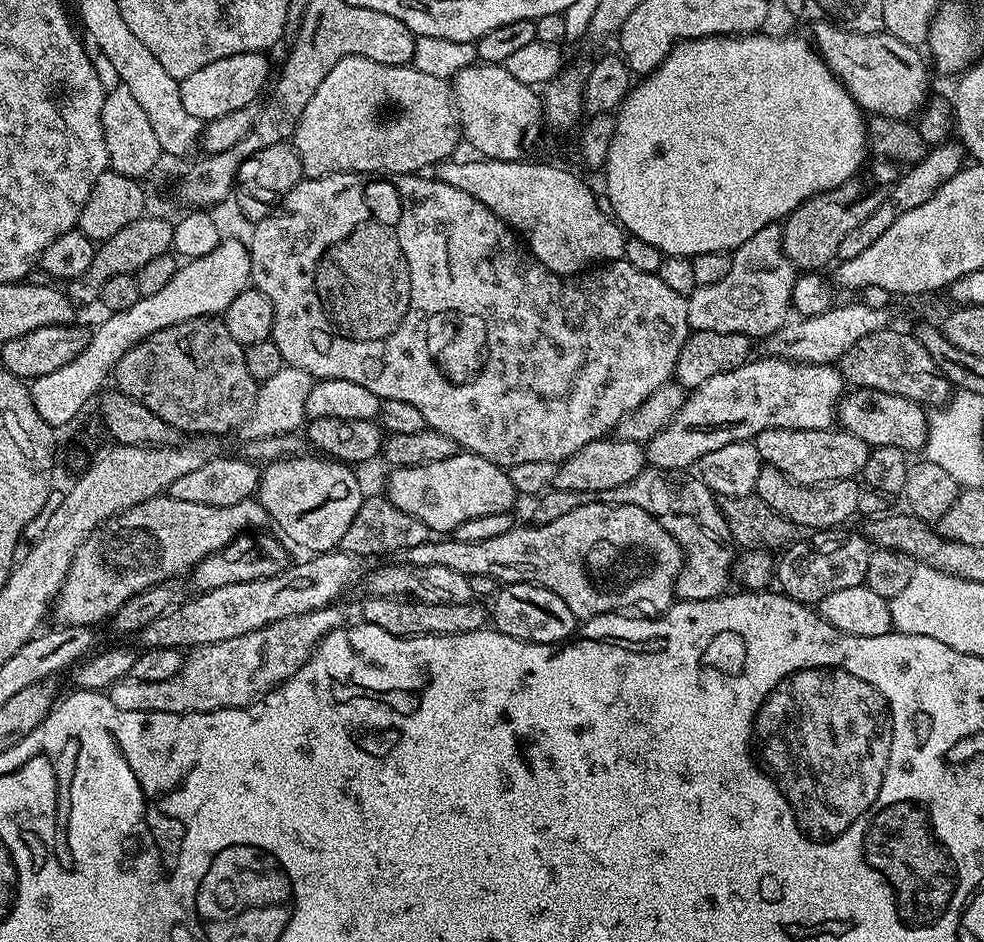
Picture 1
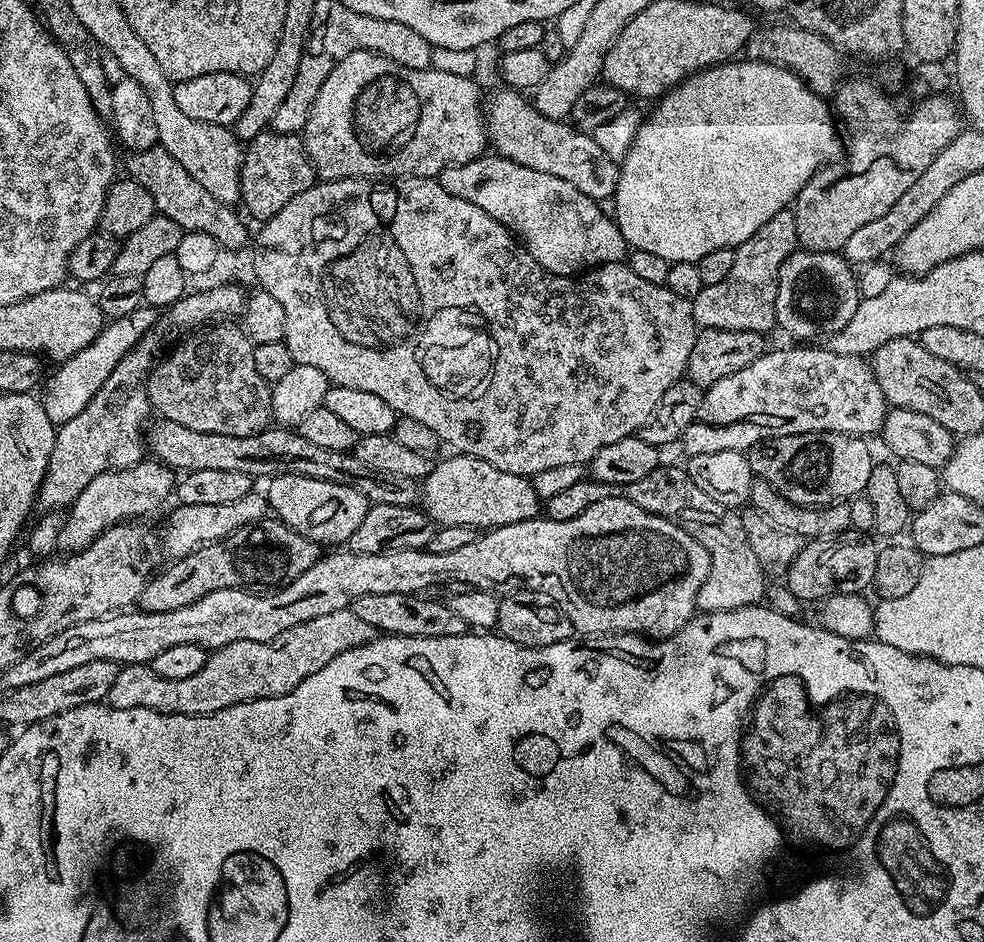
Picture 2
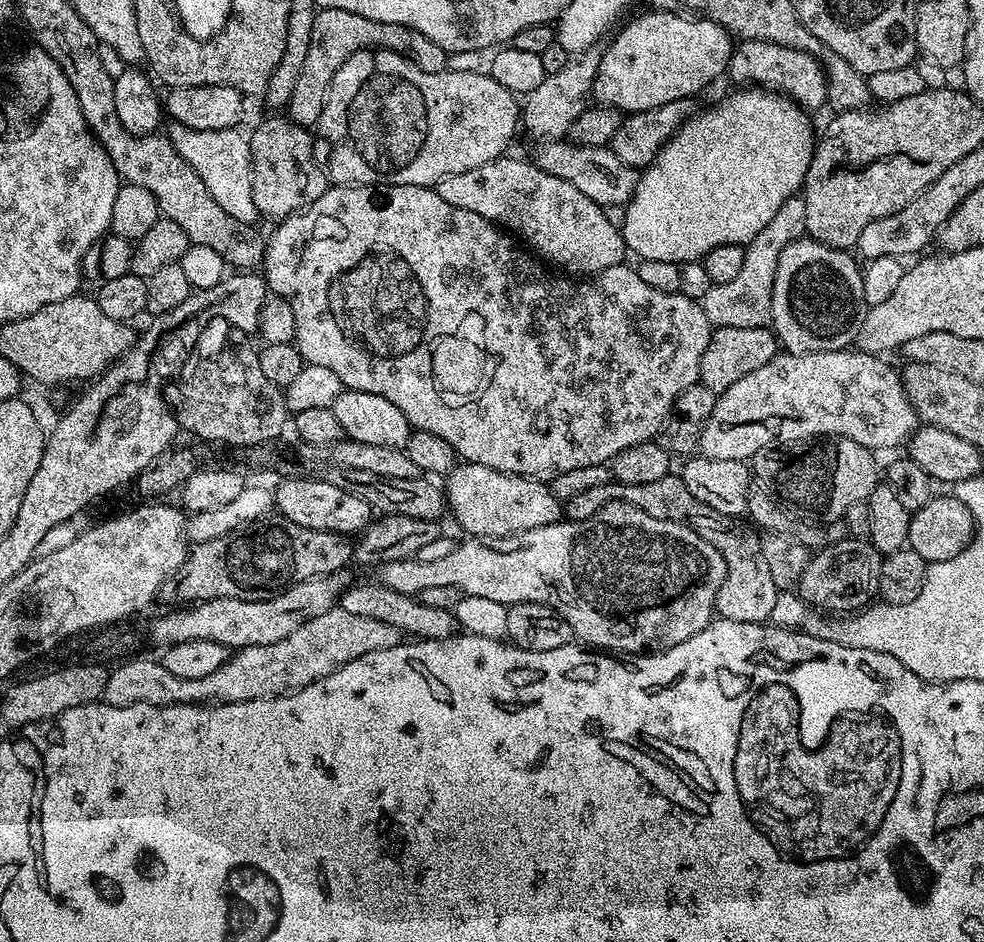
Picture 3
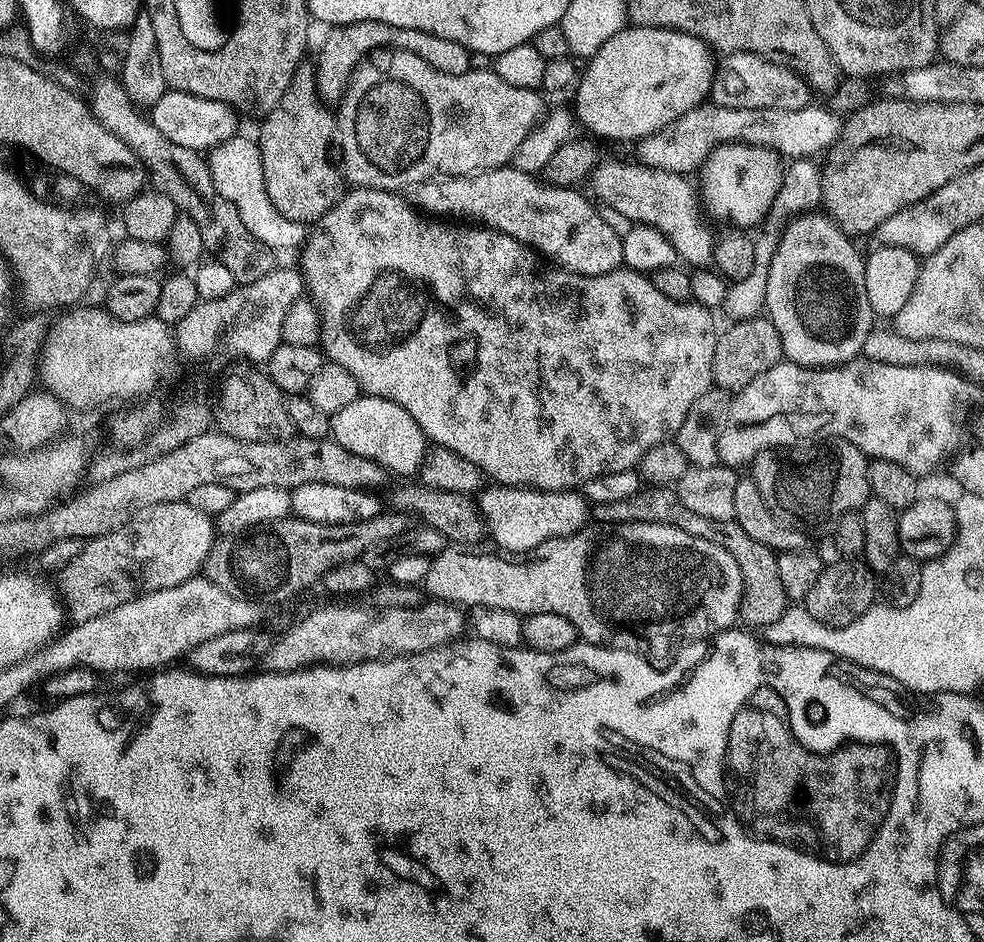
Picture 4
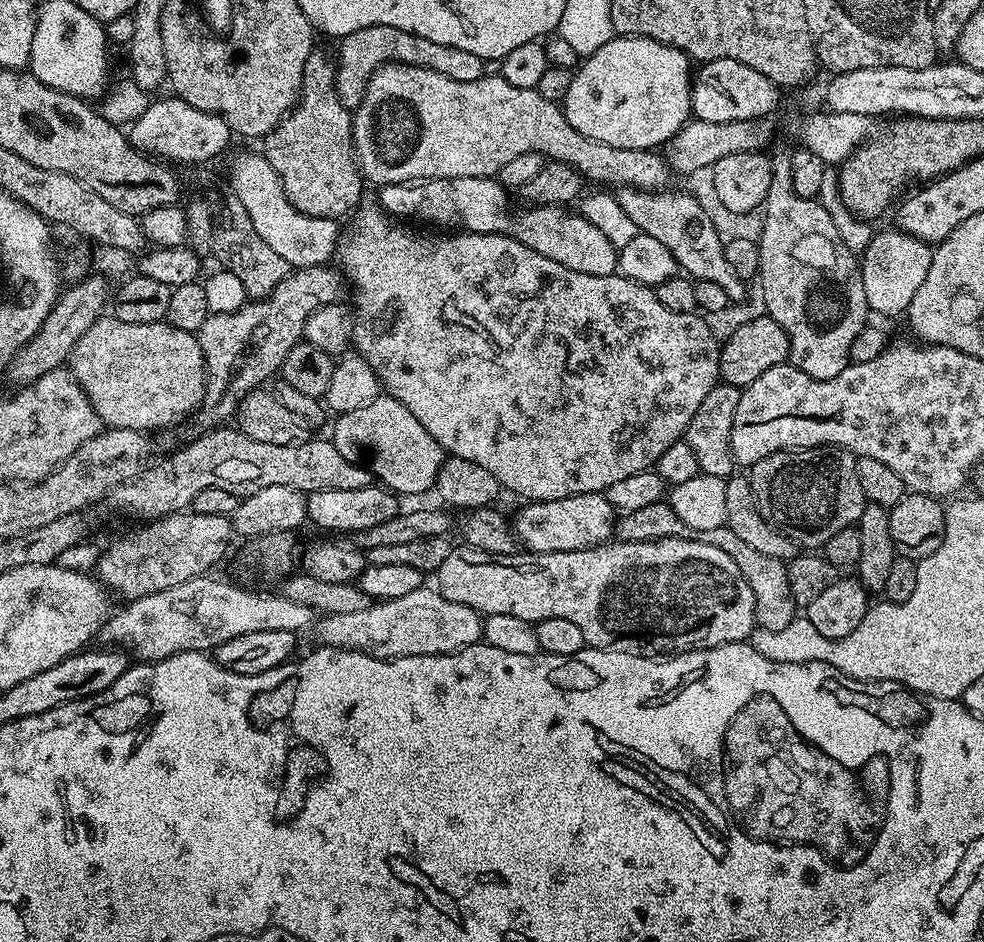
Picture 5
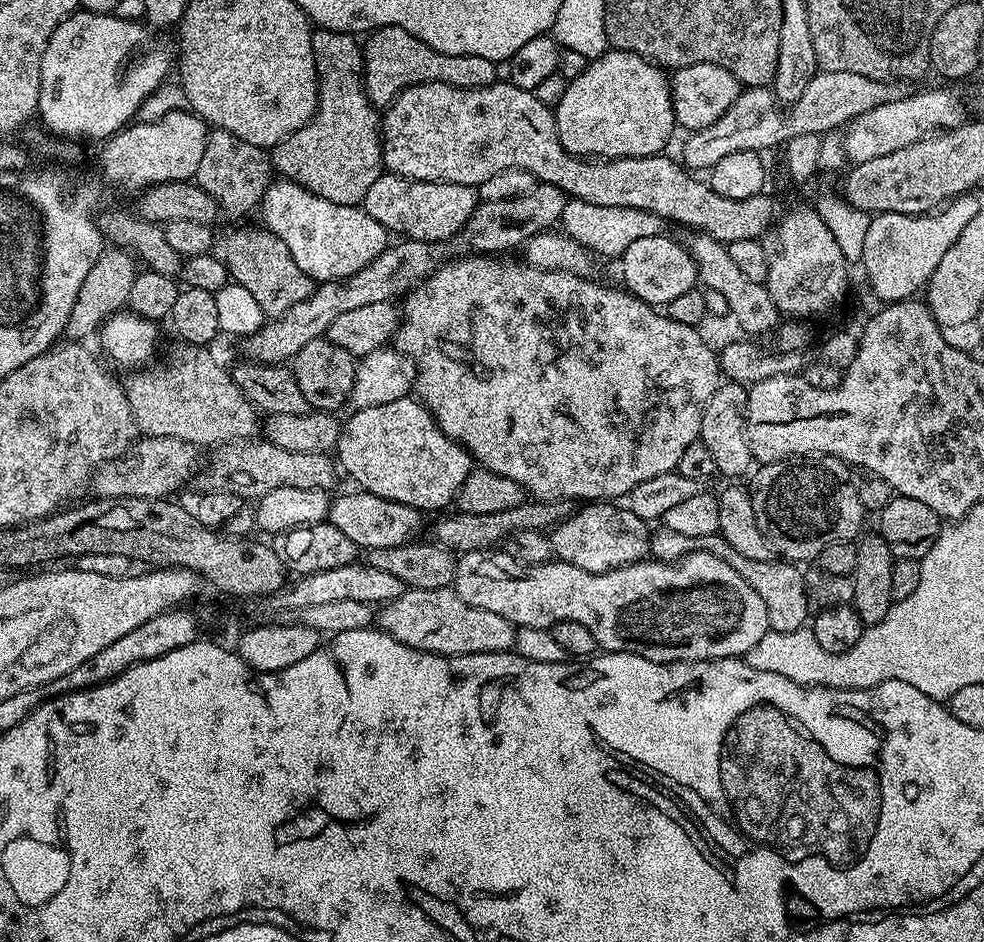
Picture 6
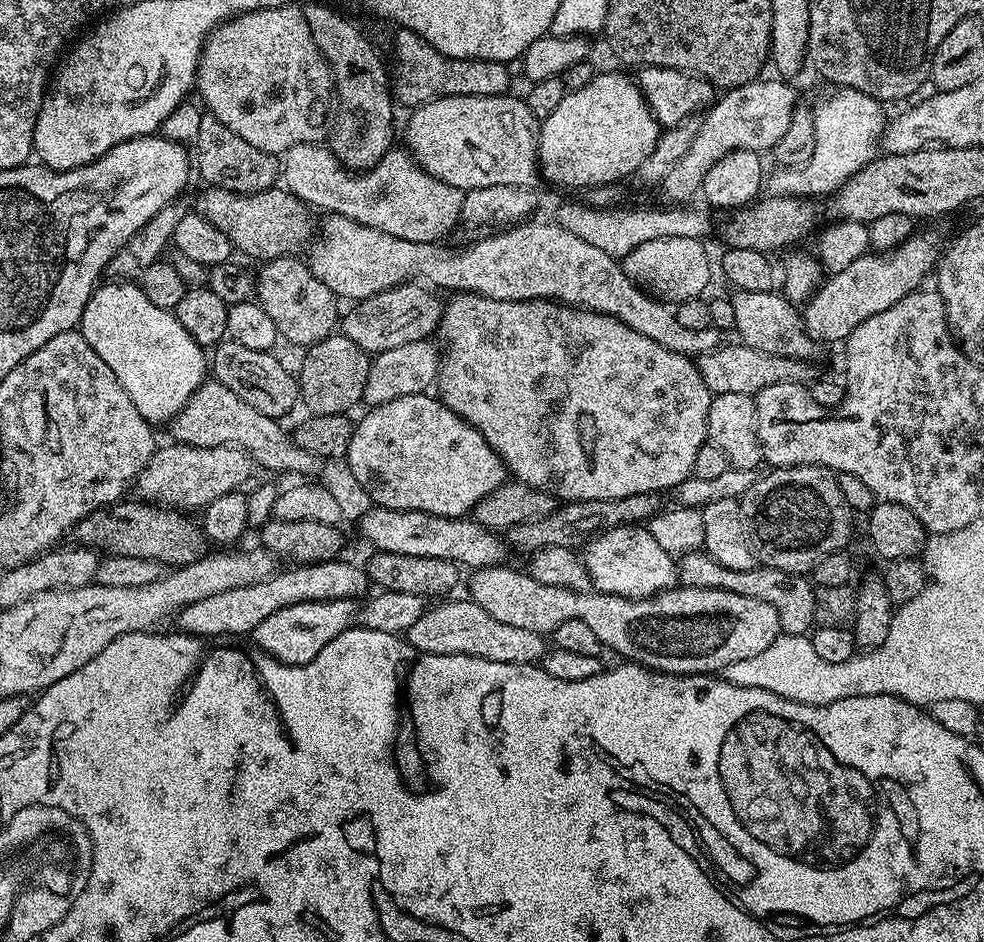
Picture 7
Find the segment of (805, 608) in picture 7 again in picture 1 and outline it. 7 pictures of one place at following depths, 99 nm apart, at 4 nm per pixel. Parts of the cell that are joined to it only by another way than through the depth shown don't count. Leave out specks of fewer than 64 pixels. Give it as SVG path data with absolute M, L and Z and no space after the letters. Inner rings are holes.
M646 466L640 471L638 478L630 478L630 482L626 482L624 486L614 486L614 490L602 490L598 493L571 492L570 490L553 487L535 501L536 509L533 510L530 520L532 524L554 522L558 518L562 518L562 514L570 514L570 510L578 510L578 506L594 503L638 506L642 510L646 510L646 514L655 518L680 543L681 548L684 549L684 565L676 579L676 600L709 600L715 596L725 595L729 591L728 576L730 580L730 573L734 568L732 531L728 525L728 519L724 516L724 511L720 509L717 497L700 481L699 475L678 468Z

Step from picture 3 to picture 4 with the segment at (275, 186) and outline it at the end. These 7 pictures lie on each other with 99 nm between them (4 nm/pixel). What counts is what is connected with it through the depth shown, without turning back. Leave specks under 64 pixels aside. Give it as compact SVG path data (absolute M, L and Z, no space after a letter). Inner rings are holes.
M301 62L294 70L294 78L290 78L290 86L286 86L286 94L282 94L282 98L278 98L278 102L263 117L264 125L260 128L260 136L258 135L258 143L260 145L260 153L262 154L262 178L266 182L266 194L270 194L270 202L274 202L274 210L278 210L278 214L282 214L282 218L290 218L294 222L305 226L311 226L324 217L336 205L337 200L342 195L342 187L340 188L340 180L342 184L342 176L334 165L328 161L328 147L333 147L334 137L336 136L336 118L329 109L321 103L316 94L316 65L312 62Z

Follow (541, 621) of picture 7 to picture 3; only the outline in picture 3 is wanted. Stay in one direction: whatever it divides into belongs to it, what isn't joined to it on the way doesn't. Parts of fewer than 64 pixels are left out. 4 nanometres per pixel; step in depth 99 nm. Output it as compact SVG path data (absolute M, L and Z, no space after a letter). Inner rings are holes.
M610 502L610 506L602 506L598 514L585 520L564 518L550 526L538 526L538 530L526 530L513 536L464 538L464 541L461 539L457 543L454 550L450 550L450 554L445 554L444 557L434 562L418 562L415 558L395 560L389 564L379 565L378 572L380 572L379 583L386 585L390 590L398 590L398 594L406 594L415 598L419 597L422 590L431 589L434 586L456 586L463 595L491 598L493 602L502 602L506 605L518 602L545 604L562 618L566 618L566 622L570 622L572 635L581 645L593 650L607 650L613 654L651 654L678 646L678 642L686 642L686 638L694 638L694 634L698 634L707 624L712 623L716 611L716 591L726 578L726 562L722 554L718 554L718 550L714 550L710 542L694 534L694 530L662 518L650 518L650 514L638 510L638 506L630 506L626 502Z

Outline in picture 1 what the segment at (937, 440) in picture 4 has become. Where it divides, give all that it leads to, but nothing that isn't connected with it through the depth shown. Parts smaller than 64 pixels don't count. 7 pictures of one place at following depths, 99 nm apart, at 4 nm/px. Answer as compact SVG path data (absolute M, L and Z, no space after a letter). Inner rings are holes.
M763 358L764 360L749 359L747 364L738 366L732 372L723 372L722 374L714 374L714 378L706 378L706 382L702 382L700 388L693 388L687 393L682 410L678 410L678 414L670 421L666 427L658 434L654 434L654 438L650 438L646 445L646 460L651 467L654 468L678 468L688 470L693 467L702 458L702 454L706 454L710 450L718 450L721 446L726 446L735 440L752 440L758 434L762 434L762 430L770 430L771 428L789 428L790 430L822 430L823 428L833 427L834 421L838 416L840 407L840 398L846 391L846 381L840 374L839 367L831 364L796 364L792 360L778 360L775 358Z

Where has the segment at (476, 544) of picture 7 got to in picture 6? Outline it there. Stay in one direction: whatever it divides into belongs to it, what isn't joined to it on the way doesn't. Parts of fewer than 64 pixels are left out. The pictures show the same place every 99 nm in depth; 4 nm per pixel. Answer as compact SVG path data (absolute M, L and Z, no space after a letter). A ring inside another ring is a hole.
M352 490L356 492L344 492L340 497L333 499L328 505L327 523L338 526L350 542L354 542L357 549L367 550L369 548L385 548L386 546L398 546L399 544L409 543L420 532L424 520L426 524L425 513L414 506L406 506L402 502L390 502L390 498L378 498L378 494L370 494L363 490Z

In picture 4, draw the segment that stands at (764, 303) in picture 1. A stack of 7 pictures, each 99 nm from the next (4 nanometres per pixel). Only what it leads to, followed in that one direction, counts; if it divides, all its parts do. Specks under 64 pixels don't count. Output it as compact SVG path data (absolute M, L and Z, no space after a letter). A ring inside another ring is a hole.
M796 158L785 167L780 189L770 206L766 223L763 225L764 233L755 237L754 270L750 270L747 278L731 281L728 285L722 312L729 316L727 318L729 321L749 320L764 312L766 278L770 274L770 262L774 262L774 250L778 250L780 233L786 230L789 220L815 213L821 207L820 168L816 163L817 161L812 158Z

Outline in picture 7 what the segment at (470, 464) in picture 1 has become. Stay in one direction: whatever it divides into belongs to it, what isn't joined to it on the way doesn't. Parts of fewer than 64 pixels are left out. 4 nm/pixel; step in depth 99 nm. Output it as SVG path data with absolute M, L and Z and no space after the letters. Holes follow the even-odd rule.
M638 524L618 526L601 532L599 536L593 536L583 545L582 555L586 570L592 578L592 588L611 596L628 596L631 600L641 600L647 596L657 596L659 592L675 588L678 584L678 564L673 553L662 550L662 546L654 542L654 534L650 534L647 527Z

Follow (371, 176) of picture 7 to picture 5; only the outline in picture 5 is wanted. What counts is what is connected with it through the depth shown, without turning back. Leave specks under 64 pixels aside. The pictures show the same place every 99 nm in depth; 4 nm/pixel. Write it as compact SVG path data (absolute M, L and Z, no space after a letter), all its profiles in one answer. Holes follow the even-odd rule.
M479 176L478 178L446 178L445 180L418 180L411 184L386 184L379 189L380 200L378 200L379 207L383 208L389 216L399 218L404 222L412 222L408 220L421 220L424 224L437 224L437 229L440 230L459 230L461 232L501 232L504 236L513 236L518 242L522 242L522 246L530 246L530 250L538 250L538 254L543 254L544 257L558 262L561 266L566 266L566 270L578 270L582 274L598 274L599 276L611 276L618 268L618 250L610 242L610 238L606 238L606 234L600 233L596 227L586 222L586 218L581 216L579 211L573 210L568 206L561 206L558 204L534 204L531 206L523 206L515 212L512 209L512 200L509 189L505 188L500 183L499 179L491 176Z

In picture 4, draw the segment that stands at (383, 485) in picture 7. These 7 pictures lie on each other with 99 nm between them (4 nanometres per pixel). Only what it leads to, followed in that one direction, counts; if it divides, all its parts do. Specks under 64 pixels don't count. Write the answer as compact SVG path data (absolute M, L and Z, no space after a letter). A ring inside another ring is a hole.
M361 394L354 402L342 406L342 410L331 413L331 417L331 439L336 440L338 446L346 446L346 450L350 450L350 454L358 454L362 458L370 458L374 462L378 462L393 477L400 476L396 478L412 478L419 473L426 451L426 437L418 426L418 422L414 422L414 418L410 418L410 414L406 414L406 410L402 410L402 406L394 406L394 402L390 402L386 398Z

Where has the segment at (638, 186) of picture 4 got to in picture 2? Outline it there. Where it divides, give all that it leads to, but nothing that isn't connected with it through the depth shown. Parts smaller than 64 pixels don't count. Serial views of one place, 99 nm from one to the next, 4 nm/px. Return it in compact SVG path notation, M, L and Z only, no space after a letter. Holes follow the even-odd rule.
M512 86L501 87L501 92L496 92L486 100L486 136L494 147L495 155L505 156L507 160L518 162L522 166L530 166L530 170L542 170L542 174L554 174L554 178L562 178L562 182L570 182L570 186L578 186L582 194L599 202L607 196L615 197L620 165L610 159L605 152L594 142L591 134L577 130L571 123L564 120L551 120L543 116L536 109L535 103L524 101L524 96Z

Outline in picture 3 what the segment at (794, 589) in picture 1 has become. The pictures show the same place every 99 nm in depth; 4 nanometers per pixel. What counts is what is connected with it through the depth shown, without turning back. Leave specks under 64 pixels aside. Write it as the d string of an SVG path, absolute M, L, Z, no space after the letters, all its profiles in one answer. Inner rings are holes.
M845 538L819 549L809 559L798 595L824 614L852 614L873 603L880 587L881 555L867 539Z

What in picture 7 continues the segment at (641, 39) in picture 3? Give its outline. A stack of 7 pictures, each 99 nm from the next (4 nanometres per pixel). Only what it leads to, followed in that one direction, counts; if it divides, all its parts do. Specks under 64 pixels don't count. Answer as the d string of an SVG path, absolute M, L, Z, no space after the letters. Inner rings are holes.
M604 72L582 86L582 90L565 91L561 104L540 125L540 162L542 174L554 184L566 188L591 190L615 185L628 175L639 173L658 142L662 125L648 108L639 83L624 72Z

